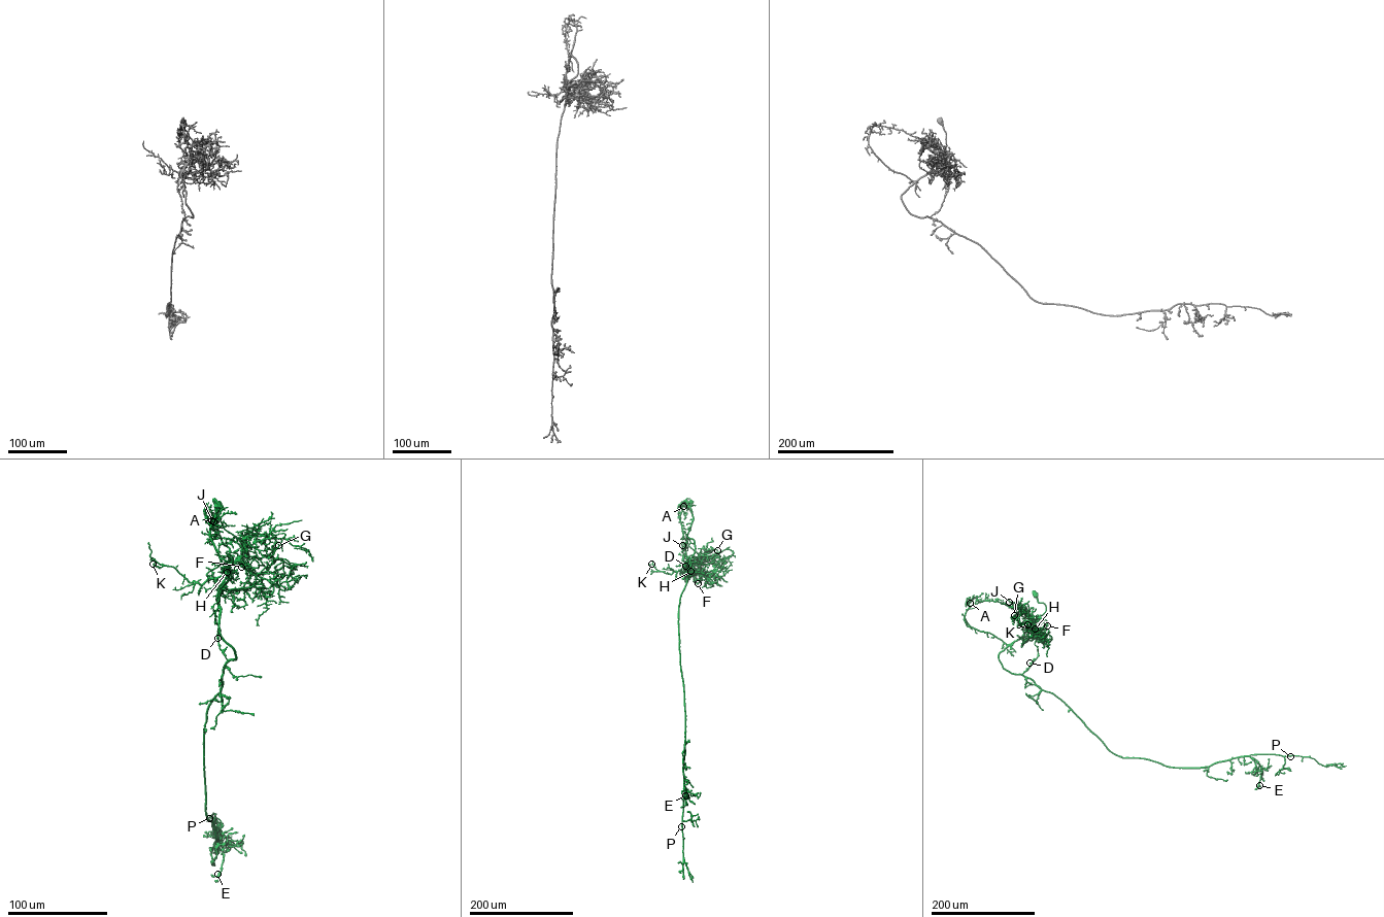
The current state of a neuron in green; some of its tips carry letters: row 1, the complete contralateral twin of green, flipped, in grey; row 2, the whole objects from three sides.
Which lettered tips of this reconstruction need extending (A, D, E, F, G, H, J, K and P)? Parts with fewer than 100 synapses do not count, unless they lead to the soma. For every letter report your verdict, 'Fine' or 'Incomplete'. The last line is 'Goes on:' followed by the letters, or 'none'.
A: Fine
D: Fine
E: Fine
F: Fine
G: Fine
H: Fine
J: Fine
K: Fine
P: Incomplete
Goes on: P

